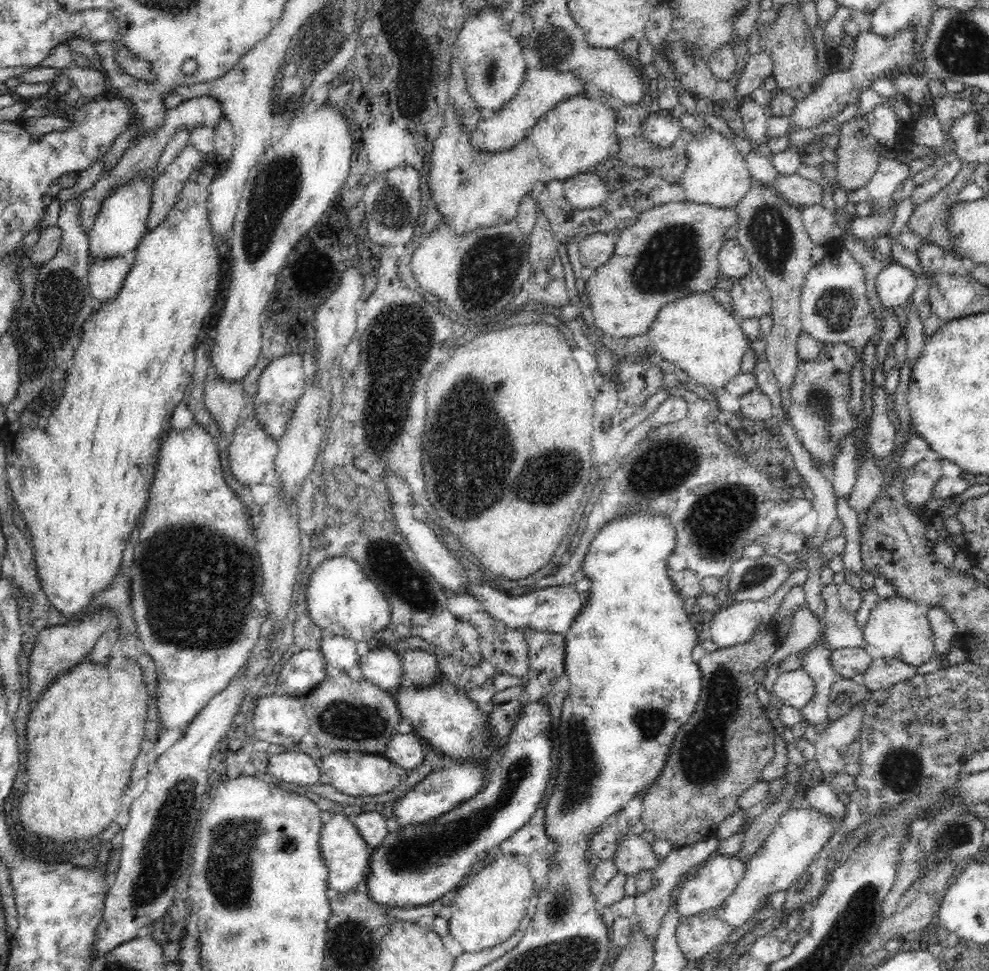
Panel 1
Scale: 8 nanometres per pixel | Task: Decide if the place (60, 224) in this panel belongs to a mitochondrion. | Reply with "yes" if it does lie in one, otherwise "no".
no

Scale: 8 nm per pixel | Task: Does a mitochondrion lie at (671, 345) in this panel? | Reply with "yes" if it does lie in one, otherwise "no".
no

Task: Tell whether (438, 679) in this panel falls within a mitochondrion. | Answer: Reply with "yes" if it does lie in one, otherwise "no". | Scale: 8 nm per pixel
no

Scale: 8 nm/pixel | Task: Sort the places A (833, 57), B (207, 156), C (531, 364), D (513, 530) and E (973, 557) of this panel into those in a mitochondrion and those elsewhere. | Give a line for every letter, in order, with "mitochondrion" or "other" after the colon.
A: other
B: other
C: other
D: other
E: other

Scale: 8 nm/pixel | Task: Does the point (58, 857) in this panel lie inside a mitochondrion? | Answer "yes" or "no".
no

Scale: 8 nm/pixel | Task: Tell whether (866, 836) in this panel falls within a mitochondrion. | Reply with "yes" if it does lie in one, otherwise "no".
no

